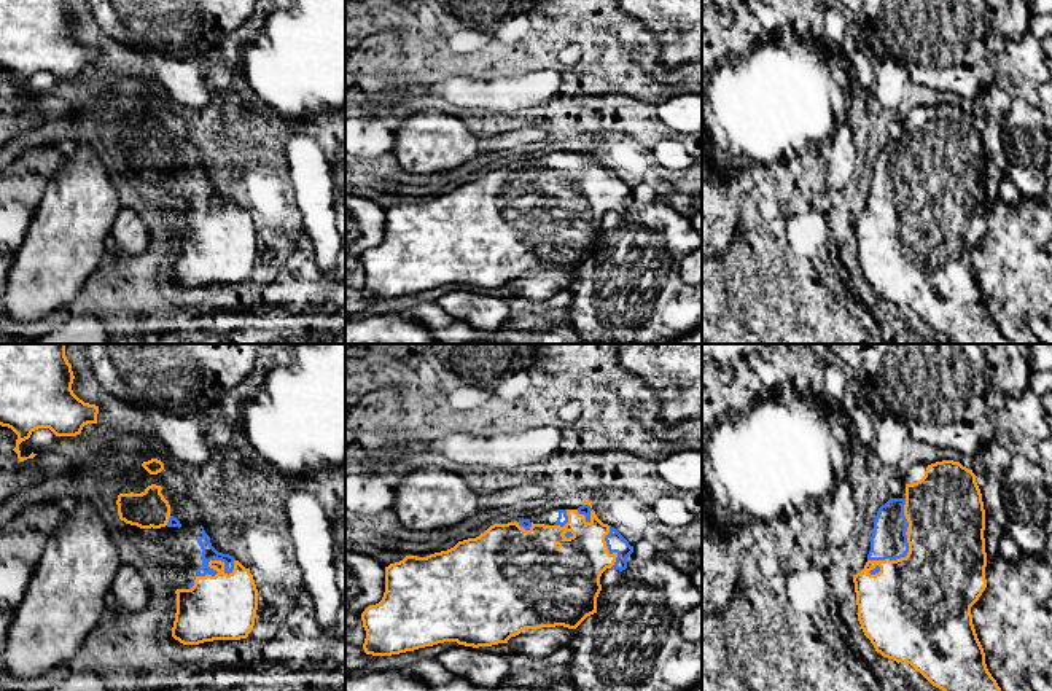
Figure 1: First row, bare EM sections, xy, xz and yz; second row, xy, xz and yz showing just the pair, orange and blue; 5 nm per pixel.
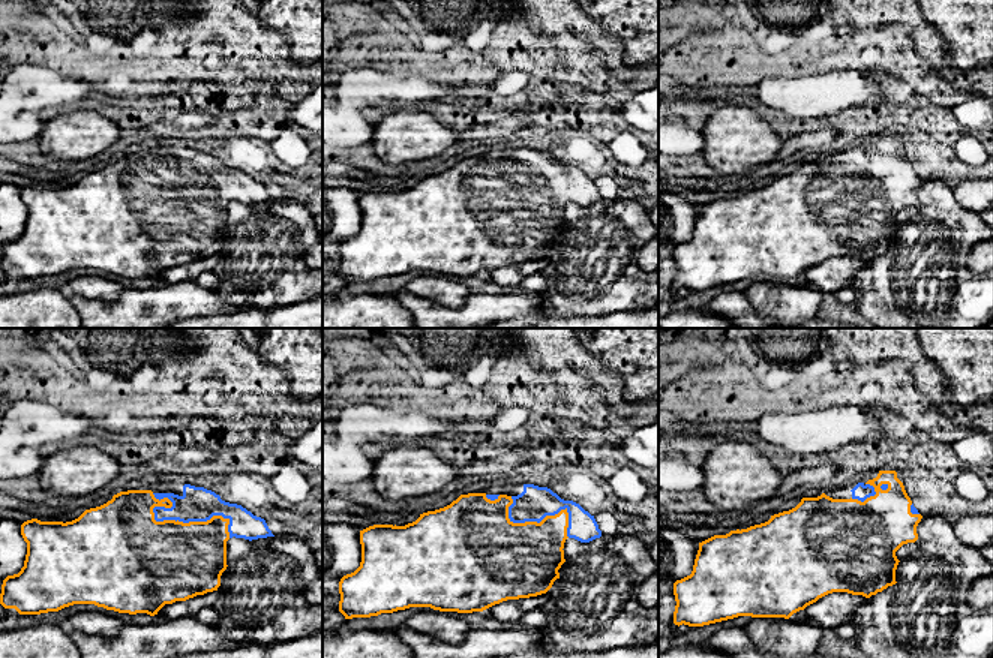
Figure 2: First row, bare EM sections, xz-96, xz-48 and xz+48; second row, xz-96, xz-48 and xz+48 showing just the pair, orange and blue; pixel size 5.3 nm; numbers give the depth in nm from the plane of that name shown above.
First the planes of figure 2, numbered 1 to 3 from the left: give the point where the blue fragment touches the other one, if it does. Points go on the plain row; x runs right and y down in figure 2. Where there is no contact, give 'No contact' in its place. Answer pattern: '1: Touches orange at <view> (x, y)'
1: Touches orange at xz-96 (174, 185)
2: Touches orange at xz-48 (540, 186)
3: Touches orange at xz+48 (867, 162)

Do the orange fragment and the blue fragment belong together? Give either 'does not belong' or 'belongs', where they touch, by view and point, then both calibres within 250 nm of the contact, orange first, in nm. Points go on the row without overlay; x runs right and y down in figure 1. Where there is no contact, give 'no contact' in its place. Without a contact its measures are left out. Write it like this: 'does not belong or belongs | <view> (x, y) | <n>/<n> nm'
belongs | yz (909, 190) | 440/180 nm

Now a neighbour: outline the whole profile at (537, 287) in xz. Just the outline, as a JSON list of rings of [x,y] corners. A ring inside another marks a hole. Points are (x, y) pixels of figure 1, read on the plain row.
[[[563,269],[525,272],[511,280],[508,288],[519,298],[540,303],[565,290],[575,277],[575,272]]]

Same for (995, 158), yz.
[[[988,113],[985,118],[977,119],[976,126],[982,137],[984,153],[985,153],[985,196],[987,205],[993,205],[1001,199],[999,186],[1007,174],[1007,158],[1003,148],[999,124]]]

